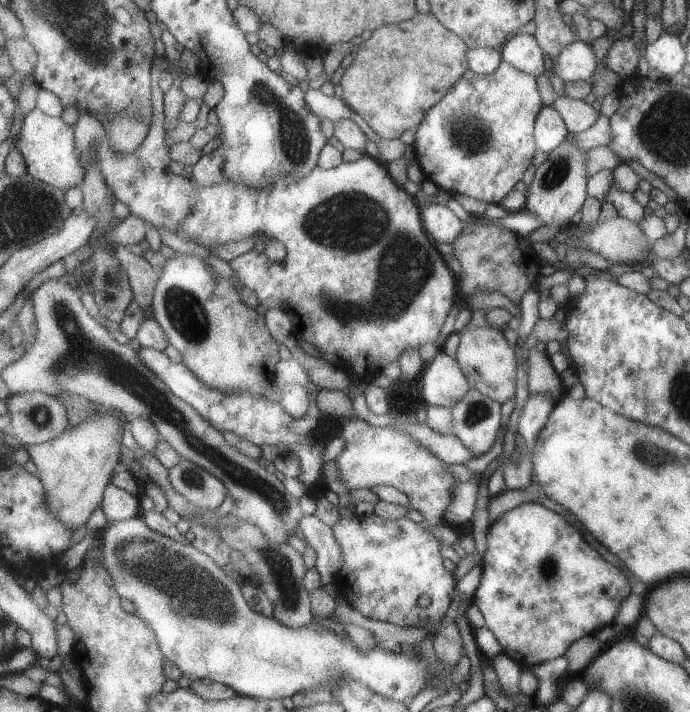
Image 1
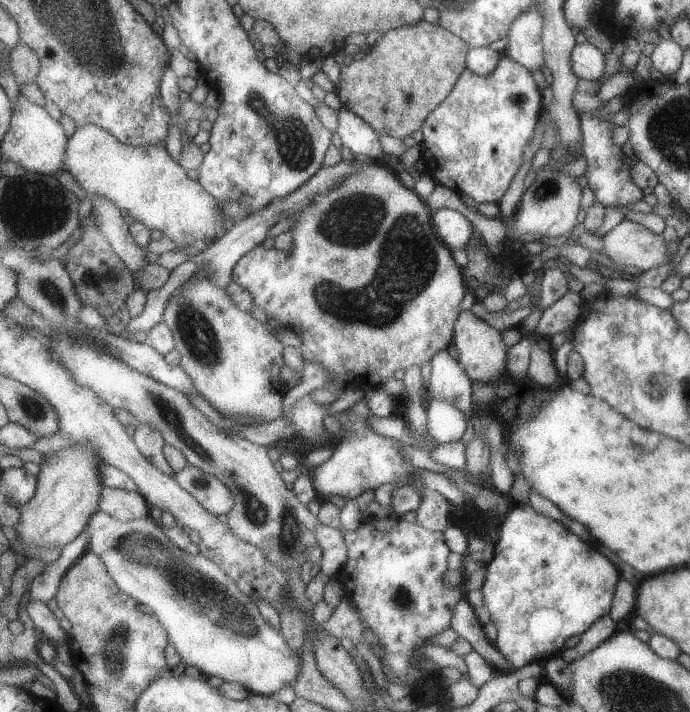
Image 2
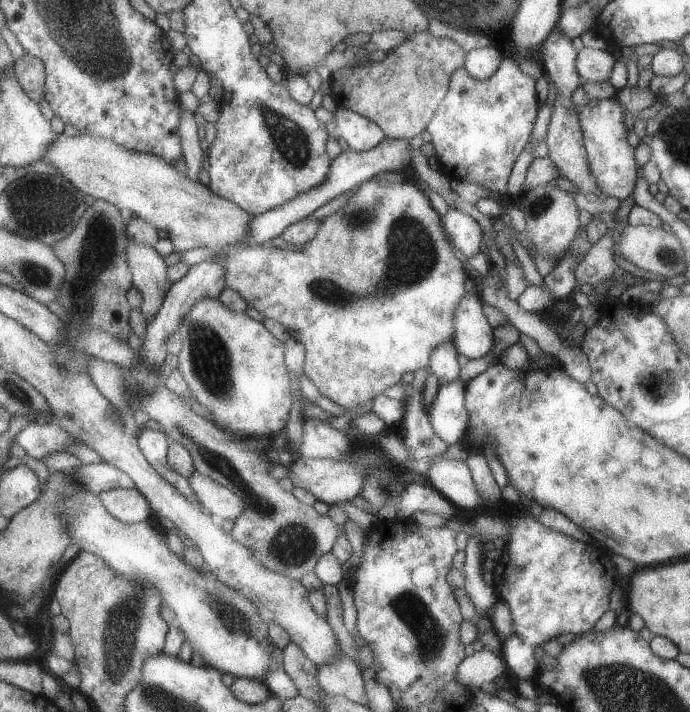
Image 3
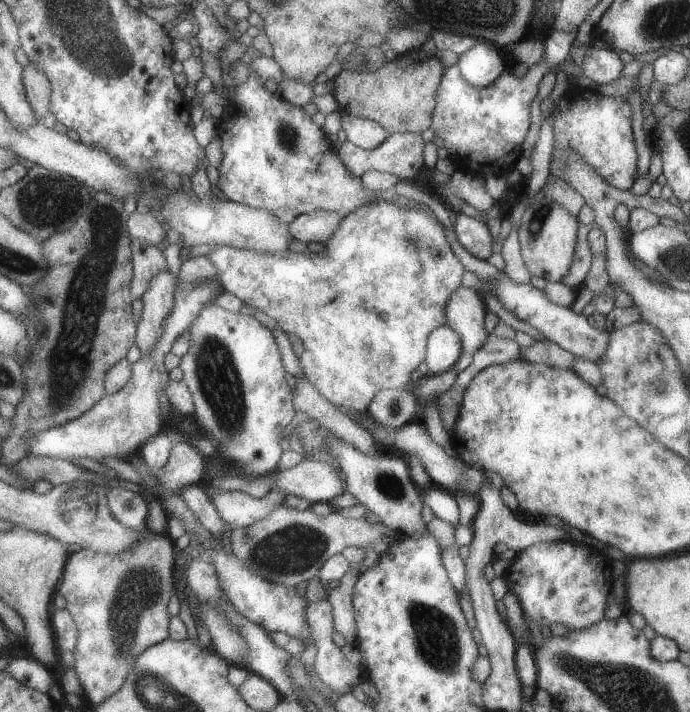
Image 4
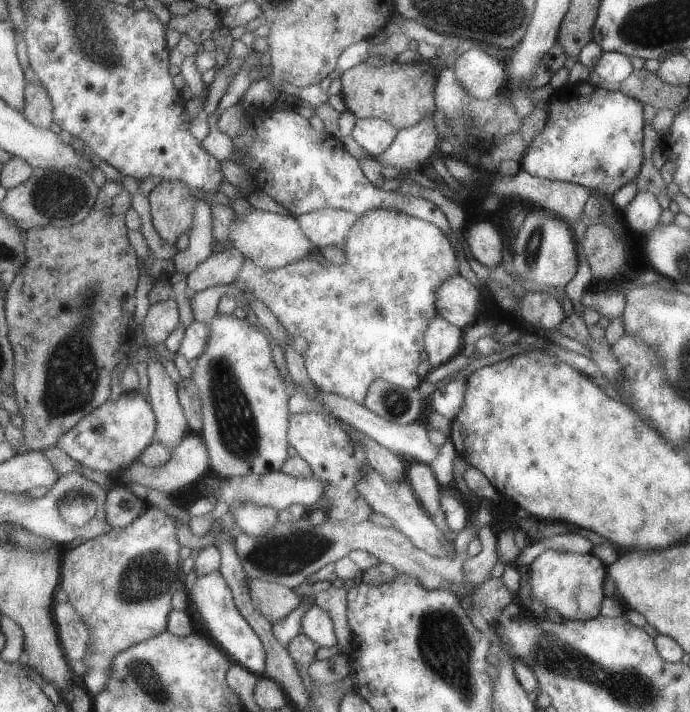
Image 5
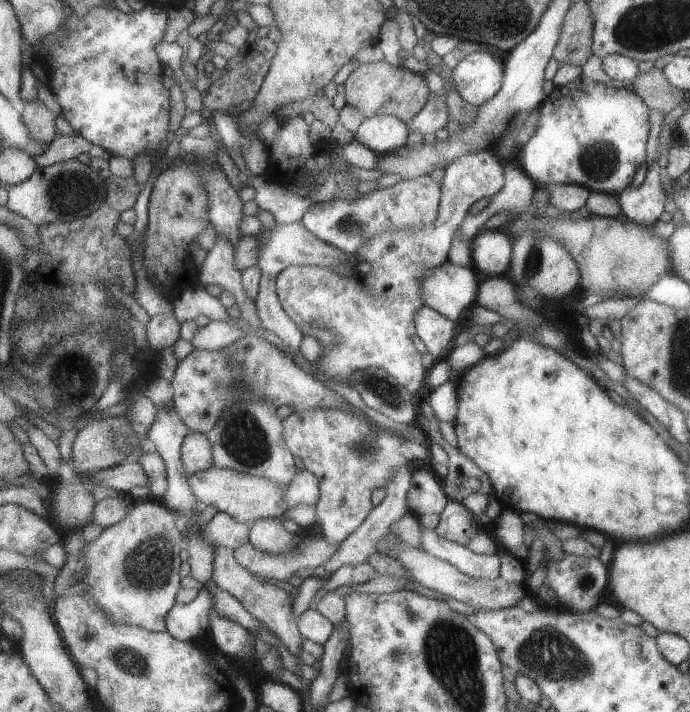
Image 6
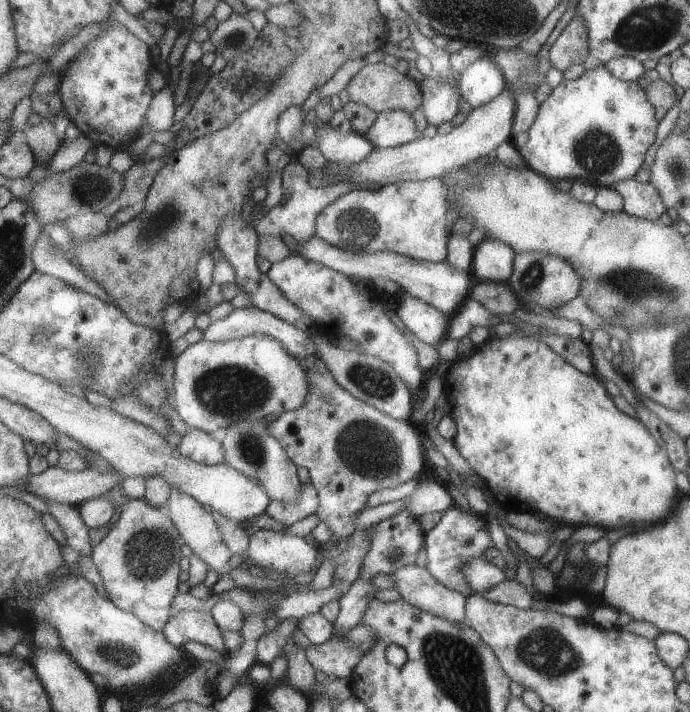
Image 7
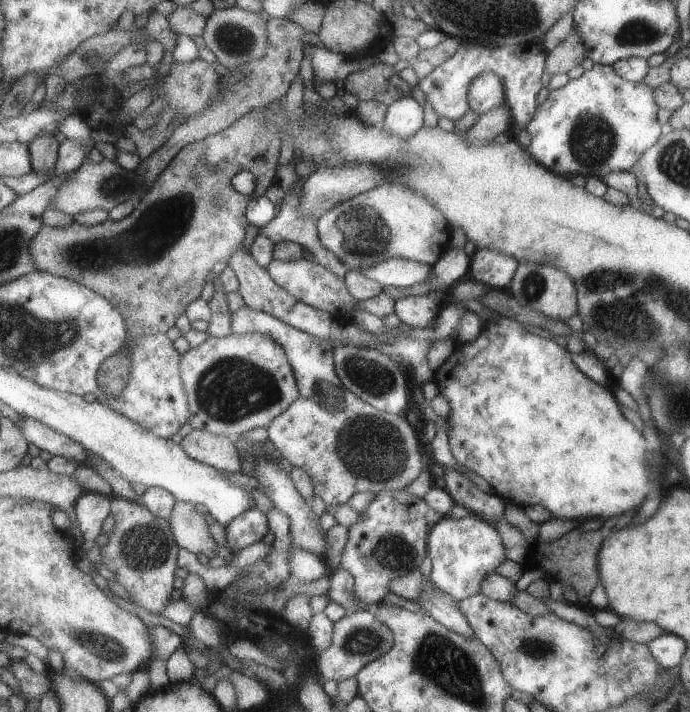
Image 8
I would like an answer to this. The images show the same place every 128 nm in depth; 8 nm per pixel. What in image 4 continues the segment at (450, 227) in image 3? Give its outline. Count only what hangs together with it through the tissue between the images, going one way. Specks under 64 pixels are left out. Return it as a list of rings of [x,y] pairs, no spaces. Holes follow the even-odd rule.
[[[457,212],[453,230],[460,244],[477,259],[487,261],[497,250],[488,225],[482,220]]]

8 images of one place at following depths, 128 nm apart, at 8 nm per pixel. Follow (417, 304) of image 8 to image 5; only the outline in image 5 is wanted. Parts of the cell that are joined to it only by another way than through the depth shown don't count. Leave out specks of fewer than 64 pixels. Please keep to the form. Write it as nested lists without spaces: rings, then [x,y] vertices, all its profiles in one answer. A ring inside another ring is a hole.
[[[436,314],[424,332],[425,350],[434,368],[461,354],[464,345],[464,330],[450,324]]]

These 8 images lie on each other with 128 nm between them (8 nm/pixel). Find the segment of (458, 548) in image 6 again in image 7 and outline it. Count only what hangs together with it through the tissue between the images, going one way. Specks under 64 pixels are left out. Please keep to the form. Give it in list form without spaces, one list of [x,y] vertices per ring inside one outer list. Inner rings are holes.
[[[478,558],[478,560],[470,560],[464,568],[462,574],[468,578],[468,584],[476,593],[486,592],[498,584],[502,584],[507,579],[501,565],[496,561],[488,562]]]

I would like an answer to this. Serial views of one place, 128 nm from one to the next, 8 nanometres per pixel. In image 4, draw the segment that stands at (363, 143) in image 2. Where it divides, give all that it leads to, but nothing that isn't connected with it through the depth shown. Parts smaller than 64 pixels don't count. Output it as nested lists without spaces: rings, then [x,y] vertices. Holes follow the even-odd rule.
[[[348,112],[343,116],[343,129],[348,132],[350,142],[360,148],[372,150],[388,138],[388,132],[375,120],[352,116]]]

